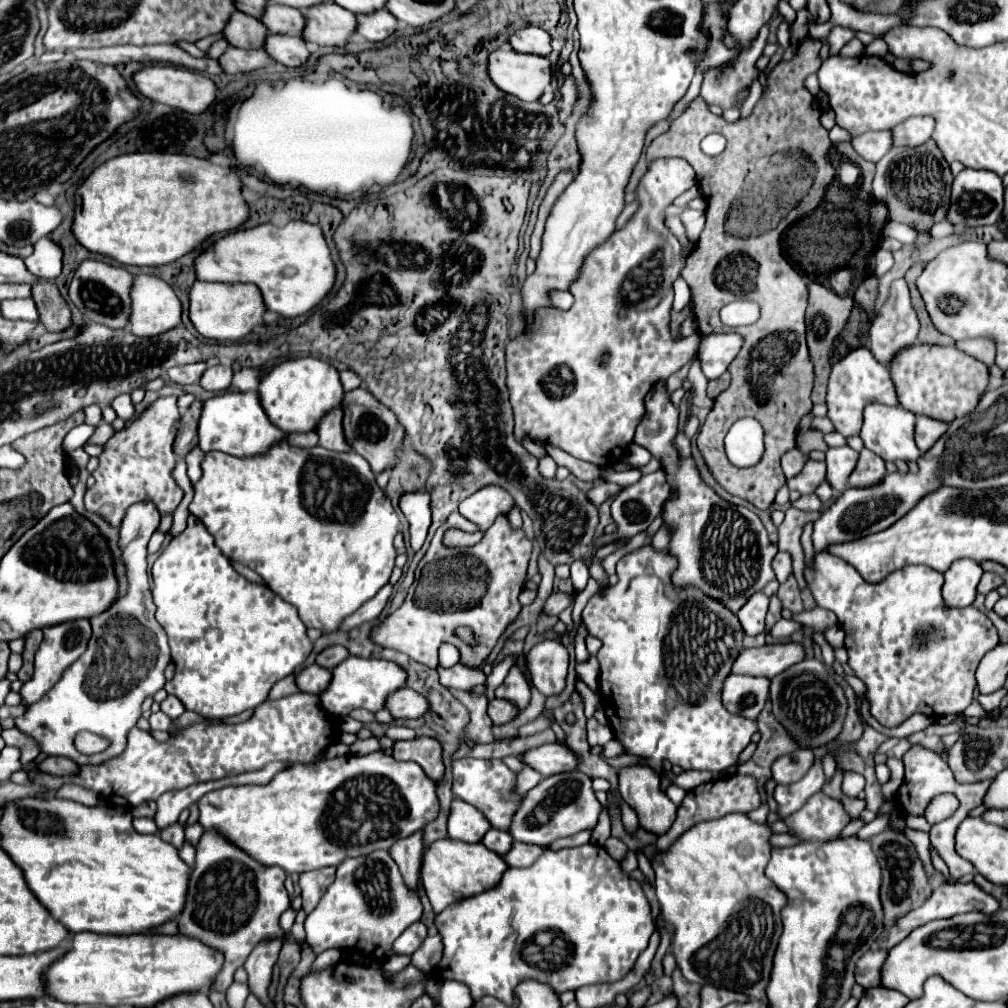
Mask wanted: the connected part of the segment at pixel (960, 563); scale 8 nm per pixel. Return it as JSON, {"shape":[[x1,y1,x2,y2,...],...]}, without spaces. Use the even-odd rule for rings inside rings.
{"shape":[[955,560,951,568,945,572,945,584,943,584,943,598,945,604,951,608,963,608,971,606,977,594,977,584,983,570,975,560]]}

